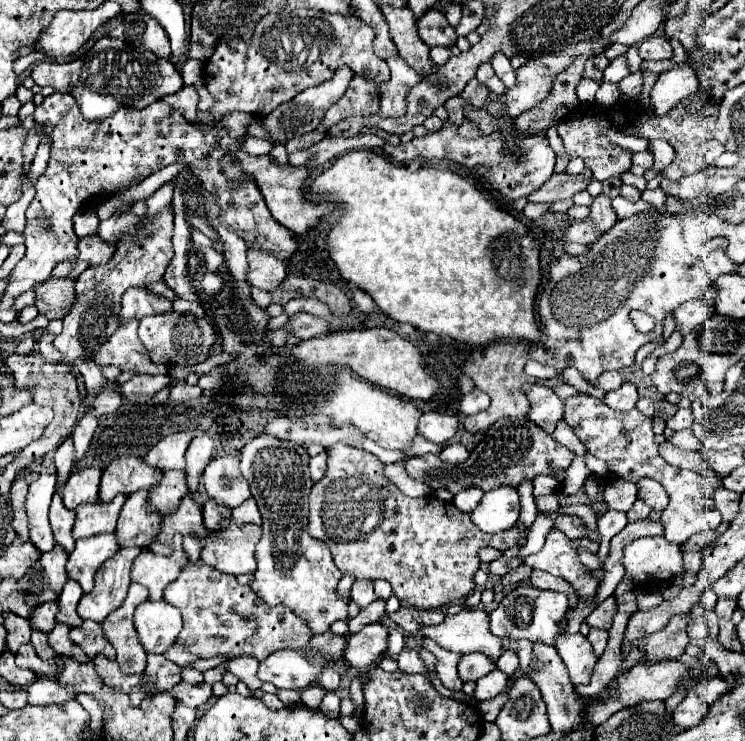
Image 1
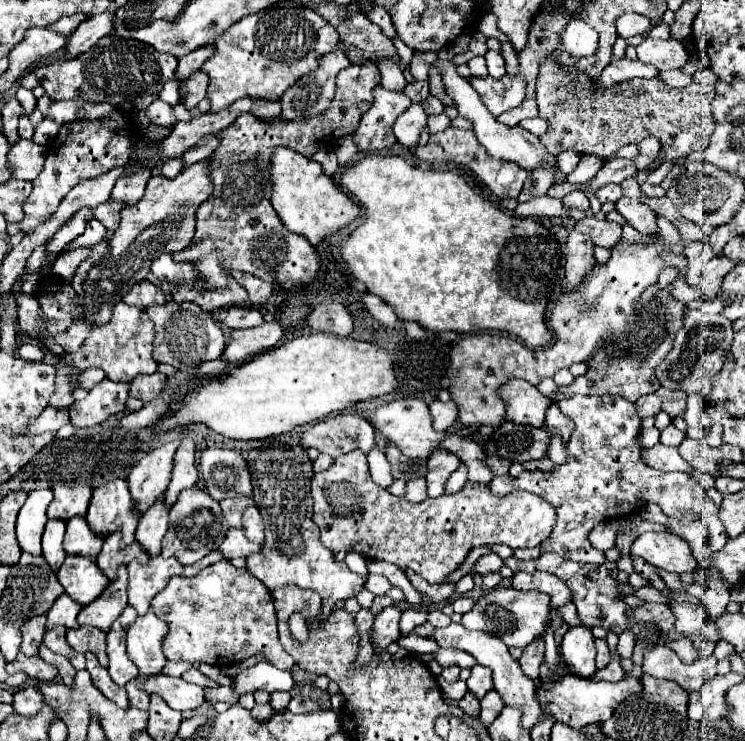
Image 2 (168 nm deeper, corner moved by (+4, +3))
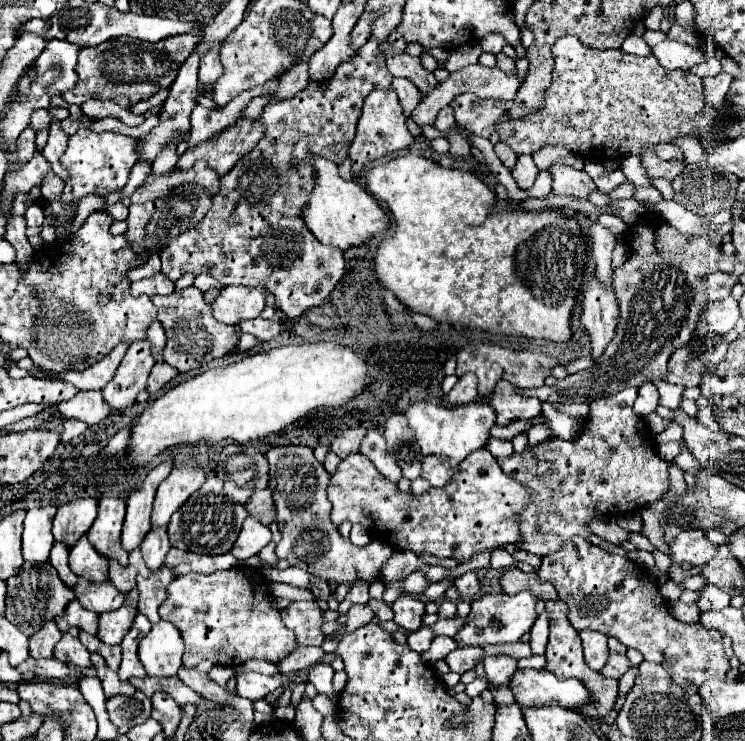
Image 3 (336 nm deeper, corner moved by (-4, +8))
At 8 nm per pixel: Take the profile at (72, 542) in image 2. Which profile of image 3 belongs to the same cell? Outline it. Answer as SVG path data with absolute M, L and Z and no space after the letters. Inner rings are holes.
M83 534L75 546L69 550L69 564L77 576L87 576L87 580L107 580L107 558L99 554L89 538Z

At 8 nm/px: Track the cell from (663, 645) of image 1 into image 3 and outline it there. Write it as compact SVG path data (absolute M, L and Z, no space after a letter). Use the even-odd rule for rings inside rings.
M707 584L701 594L699 600L695 602L699 612L709 612L709 610L723 610L729 606L729 596L725 592L721 592L719 588L715 588L713 584Z

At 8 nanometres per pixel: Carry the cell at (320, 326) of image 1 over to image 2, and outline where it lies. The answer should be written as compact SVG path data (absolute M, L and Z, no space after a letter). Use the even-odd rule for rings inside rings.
M277 321L263 323L251 329L235 329L231 331L231 339L225 347L223 359L229 361L229 365L245 361L249 355L261 353L271 349L283 335L283 329Z

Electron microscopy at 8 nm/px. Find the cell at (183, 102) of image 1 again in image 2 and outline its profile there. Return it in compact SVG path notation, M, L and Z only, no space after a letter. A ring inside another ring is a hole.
M199 69L195 71L187 81L185 81L185 87L187 87L187 97L185 97L185 107L187 109L193 109L197 107L197 103L205 97L207 93L207 85L209 85L209 77Z

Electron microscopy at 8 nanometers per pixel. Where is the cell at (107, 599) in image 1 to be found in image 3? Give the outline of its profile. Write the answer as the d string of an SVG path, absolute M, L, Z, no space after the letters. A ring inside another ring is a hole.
M137 588L125 594L125 602L121 608L99 614L99 628L97 628L99 640L103 640L105 644L121 644L123 636L127 634L127 628L131 628L135 612L137 612Z

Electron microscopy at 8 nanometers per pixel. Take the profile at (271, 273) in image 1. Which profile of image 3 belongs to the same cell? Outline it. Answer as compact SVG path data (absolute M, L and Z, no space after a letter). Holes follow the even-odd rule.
M225 286L219 298L211 304L213 316L225 324L239 324L239 320L253 320L265 308L265 288L251 286Z

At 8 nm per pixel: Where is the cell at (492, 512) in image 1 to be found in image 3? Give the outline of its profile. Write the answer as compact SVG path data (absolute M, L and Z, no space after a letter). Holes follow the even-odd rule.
M623 388L621 392L599 398L589 404L589 418L585 420L583 432L575 440L545 440L535 448L527 448L521 456L513 454L507 460L499 460L501 470L519 480L523 486L531 488L535 500L529 506L529 512L521 520L523 540L519 548L547 556L555 548L561 548L573 536L581 536L585 542L591 542L589 522L597 516L623 516L635 512L667 494L669 490L669 464L655 456L655 444L645 434L645 420L633 412L633 402L637 398L635 388Z

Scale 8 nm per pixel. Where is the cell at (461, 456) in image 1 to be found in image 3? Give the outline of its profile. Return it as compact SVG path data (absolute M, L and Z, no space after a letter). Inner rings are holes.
M429 456L423 460L423 470L421 476L431 484L431 486L445 486L453 480L455 470L447 458L437 458L437 456Z

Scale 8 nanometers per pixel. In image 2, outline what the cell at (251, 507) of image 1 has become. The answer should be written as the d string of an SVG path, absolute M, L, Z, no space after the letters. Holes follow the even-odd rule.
M247 507L245 513L243 513L243 529L245 529L245 535L249 541L253 543L259 543L263 545L263 521L261 521L261 515L257 511L257 507Z

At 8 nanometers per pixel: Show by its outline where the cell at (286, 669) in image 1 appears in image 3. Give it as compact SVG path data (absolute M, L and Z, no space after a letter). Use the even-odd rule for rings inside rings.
M247 672L247 674L237 674L237 694L241 698L249 698L249 700L259 700L265 698L267 694L275 692L277 688L287 688L289 682L289 674L277 672L273 676L261 674L261 672Z

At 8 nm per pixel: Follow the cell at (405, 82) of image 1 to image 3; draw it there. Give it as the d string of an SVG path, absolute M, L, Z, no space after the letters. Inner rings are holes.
M375 90L371 92L371 96L367 96L365 106L363 106L363 114L359 118L357 124L357 134L355 140L351 144L349 150L349 158L353 162L353 172L355 176L359 176L361 168L365 168L371 160L381 158L385 154L397 152L407 148L409 144L413 144L413 134L407 130L407 118L403 116L403 108L395 96L393 90Z

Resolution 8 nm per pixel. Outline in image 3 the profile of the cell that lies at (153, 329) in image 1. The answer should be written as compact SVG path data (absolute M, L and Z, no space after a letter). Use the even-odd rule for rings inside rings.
M189 286L185 290L173 292L171 296L153 296L151 300L157 306L157 320L163 324L167 334L163 358L179 372L189 372L201 364L221 358L237 346L239 342L237 328L231 324L223 324L213 316L213 310L205 302L203 292L199 288Z

